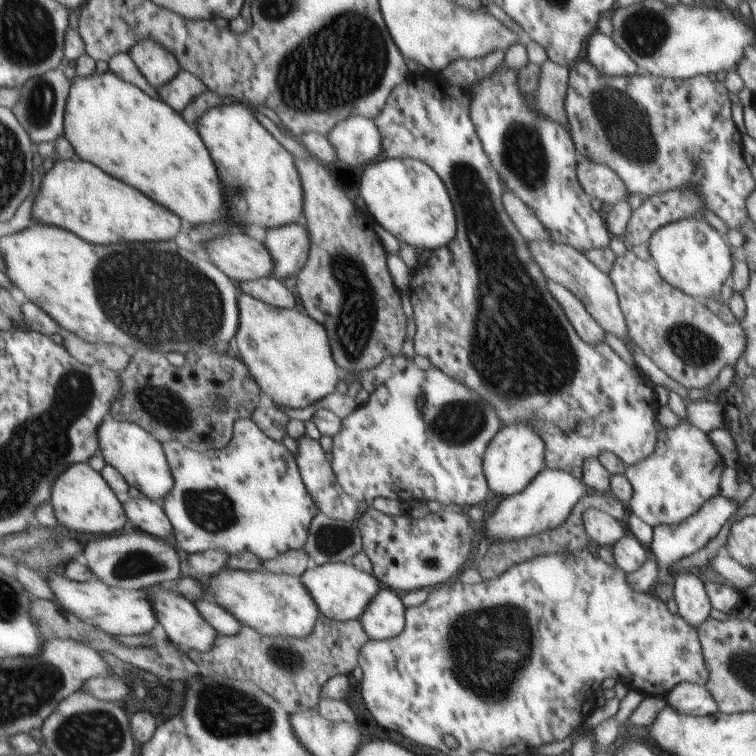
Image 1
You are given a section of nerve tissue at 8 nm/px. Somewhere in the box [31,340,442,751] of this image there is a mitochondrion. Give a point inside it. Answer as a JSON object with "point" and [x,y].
{"point":[224,710]}

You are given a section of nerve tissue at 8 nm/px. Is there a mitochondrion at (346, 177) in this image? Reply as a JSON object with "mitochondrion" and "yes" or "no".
{"mitochondrion":"no"}

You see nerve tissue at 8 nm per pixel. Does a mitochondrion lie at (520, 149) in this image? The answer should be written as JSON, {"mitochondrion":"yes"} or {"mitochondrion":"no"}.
{"mitochondrion":"yes"}

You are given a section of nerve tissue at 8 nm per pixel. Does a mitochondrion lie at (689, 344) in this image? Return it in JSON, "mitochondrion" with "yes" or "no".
{"mitochondrion":"yes"}

